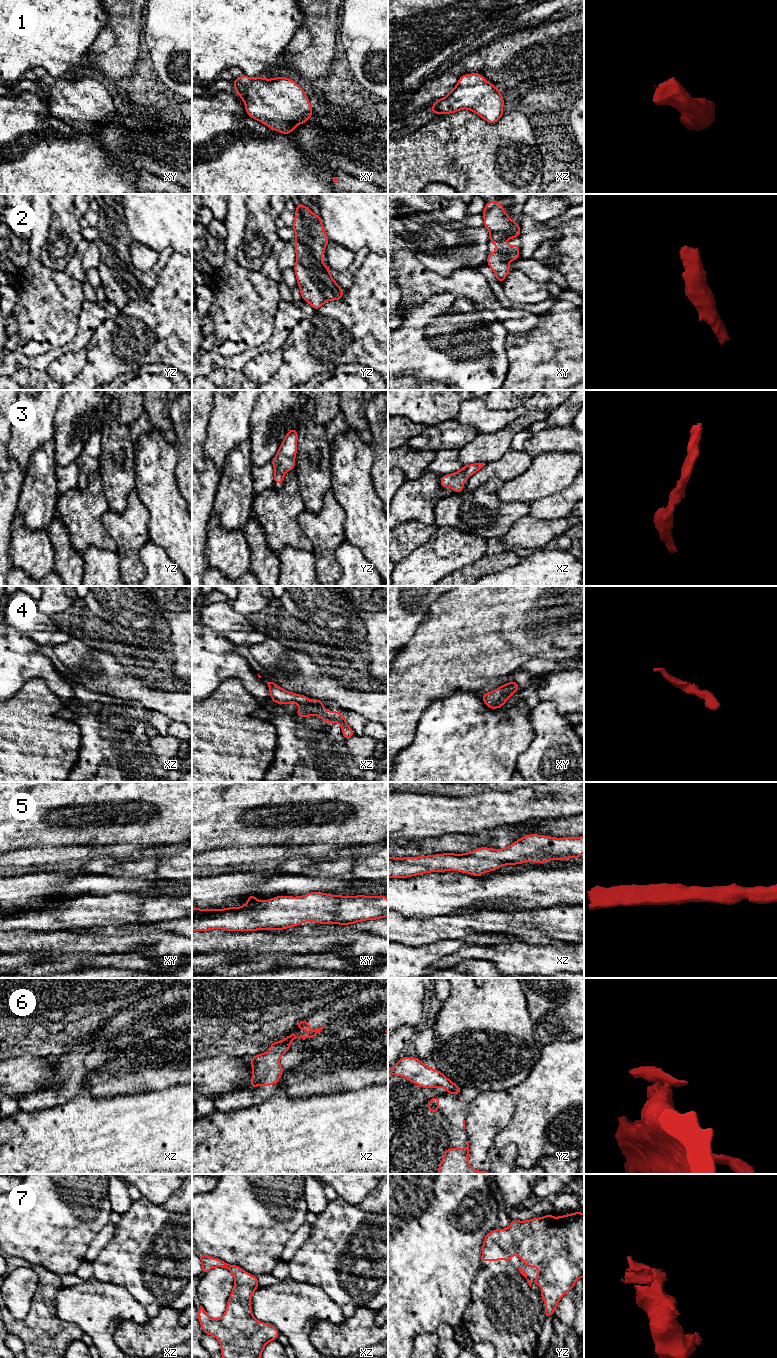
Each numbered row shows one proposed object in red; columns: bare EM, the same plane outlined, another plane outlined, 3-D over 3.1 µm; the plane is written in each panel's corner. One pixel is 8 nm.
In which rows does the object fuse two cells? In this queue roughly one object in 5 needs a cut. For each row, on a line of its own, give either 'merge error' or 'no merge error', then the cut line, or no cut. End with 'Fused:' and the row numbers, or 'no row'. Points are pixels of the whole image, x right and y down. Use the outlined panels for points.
1: no merge error; cut none
2: no merge error; cut none
3: no merge error; cut none
4: no merge error; cut none
5: no merge error; cut none
6: merge error; cut xz (281, 1040), (289, 1044)
7: no merge error; cut none
Fused: 6

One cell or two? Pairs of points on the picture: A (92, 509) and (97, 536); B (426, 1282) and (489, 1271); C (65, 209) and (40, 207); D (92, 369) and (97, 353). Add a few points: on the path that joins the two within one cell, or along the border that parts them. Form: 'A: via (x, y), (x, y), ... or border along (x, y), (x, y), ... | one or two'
A: via (92, 516), (92, 529) | one
B: border along (482, 1250), (481, 1266), (471, 1287), (471, 1296) | two
C: border along (50, 204), (50, 228), (48, 231) | two
D: via (96, 365), (97, 357) | one

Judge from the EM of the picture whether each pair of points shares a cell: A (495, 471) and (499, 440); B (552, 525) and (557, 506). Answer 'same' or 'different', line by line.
A: different
B: different

